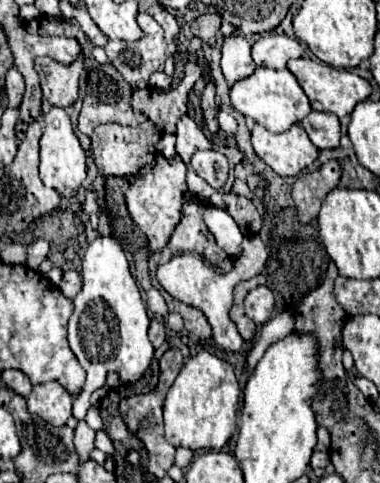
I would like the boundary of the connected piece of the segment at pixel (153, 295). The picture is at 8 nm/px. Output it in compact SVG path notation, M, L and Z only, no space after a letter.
M152 288L152 290L148 292L148 296L146 296L146 304L148 304L148 310L154 312L154 314L160 314L160 316L166 316L166 314L168 314L168 310L166 310L166 302L164 302L162 294L160 294L156 288Z

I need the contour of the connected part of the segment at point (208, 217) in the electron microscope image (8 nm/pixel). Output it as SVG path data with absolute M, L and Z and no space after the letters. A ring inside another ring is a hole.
M204 206L204 222L224 252L228 252L230 256L236 256L236 258L242 254L240 244L242 244L244 236L238 230L236 222L224 210L214 208L214 206Z

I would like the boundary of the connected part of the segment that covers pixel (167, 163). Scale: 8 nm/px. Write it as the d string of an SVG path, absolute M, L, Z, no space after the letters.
M160 156L160 164L150 166L148 172L142 172L138 176L132 178L130 182L130 190L126 192L126 206L128 212L134 220L134 224L146 234L148 238L148 246L140 252L134 254L134 262L136 262L136 280L144 290L150 290L150 274L146 268L146 260L150 252L156 252L160 248L164 248L174 232L174 226L180 220L180 206L182 206L182 192L187 191L186 178L187 165L182 162L180 156L174 158L162 158Z

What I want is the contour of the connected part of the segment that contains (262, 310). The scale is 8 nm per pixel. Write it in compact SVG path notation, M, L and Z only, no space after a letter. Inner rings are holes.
M258 286L248 292L244 306L246 306L246 316L252 322L256 322L256 325L266 324L274 310L274 296L266 286Z

